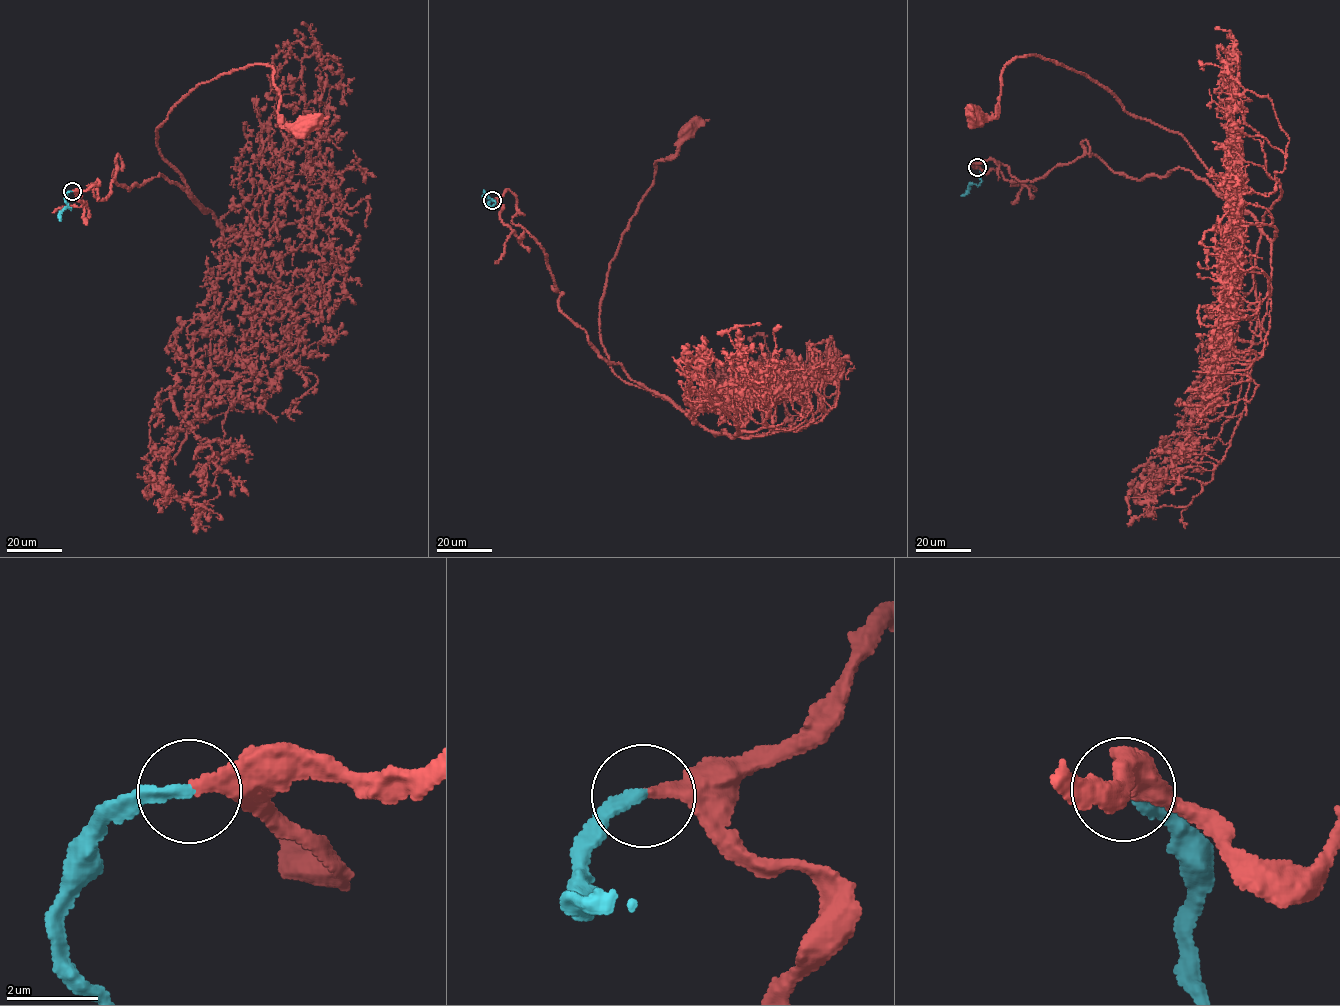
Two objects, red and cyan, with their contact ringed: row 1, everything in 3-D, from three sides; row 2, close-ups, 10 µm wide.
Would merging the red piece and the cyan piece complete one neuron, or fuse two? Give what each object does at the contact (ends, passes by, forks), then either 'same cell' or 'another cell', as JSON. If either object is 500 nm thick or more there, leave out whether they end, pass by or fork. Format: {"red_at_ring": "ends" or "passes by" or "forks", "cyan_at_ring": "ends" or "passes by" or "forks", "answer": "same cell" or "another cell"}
{"red_at_ring": "ends", "cyan_at_ring": "ends", "answer": "same cell"}

